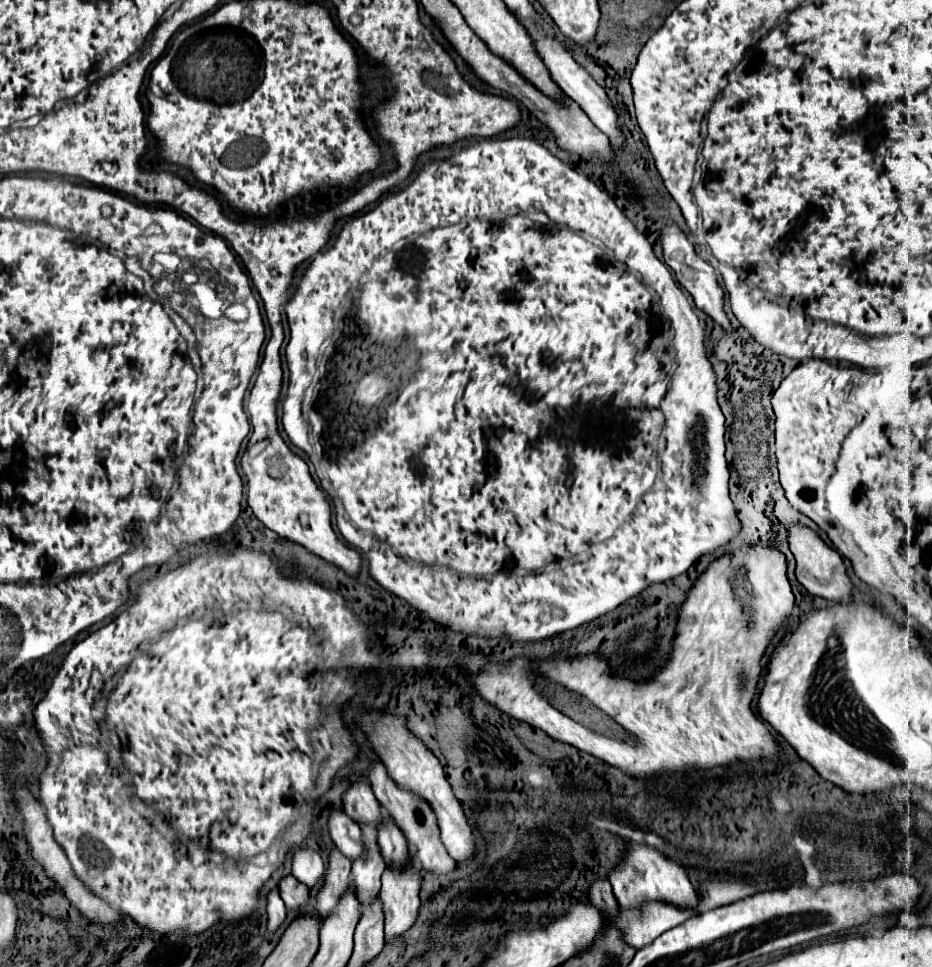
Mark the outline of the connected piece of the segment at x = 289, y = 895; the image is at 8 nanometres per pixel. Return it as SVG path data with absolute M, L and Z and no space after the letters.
M287 876L279 882L279 894L289 910L299 910L309 902L309 888L297 882L293 876Z

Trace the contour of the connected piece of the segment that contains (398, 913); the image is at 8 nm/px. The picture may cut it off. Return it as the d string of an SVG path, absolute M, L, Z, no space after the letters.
M415 864L403 872L385 868L379 900L383 902L385 914L385 940L393 942L403 936L419 916L419 870Z

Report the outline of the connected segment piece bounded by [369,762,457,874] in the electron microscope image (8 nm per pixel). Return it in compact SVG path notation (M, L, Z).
M375 762L371 766L369 782L371 782L371 790L373 790L375 798L379 800L379 804L387 810L387 814L393 818L393 822L401 828L401 832L405 834L409 846L413 846L415 862L419 862L421 868L427 870L427 872L451 874L457 868L457 862L447 854L445 846L441 844L439 826L437 826L437 820L435 820L435 814L433 814L431 806L427 802L423 802L423 800L419 802L419 798L415 798L409 792L397 788L397 784L387 776L387 770L385 770L383 762Z

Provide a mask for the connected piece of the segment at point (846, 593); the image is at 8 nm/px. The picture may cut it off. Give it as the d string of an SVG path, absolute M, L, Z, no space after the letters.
M791 526L789 528L789 548L795 554L797 560L797 580L805 586L805 590L813 596L821 596L825 600L833 602L851 602L853 596L853 582L847 574L847 568L833 548L829 548L813 530L803 526Z

